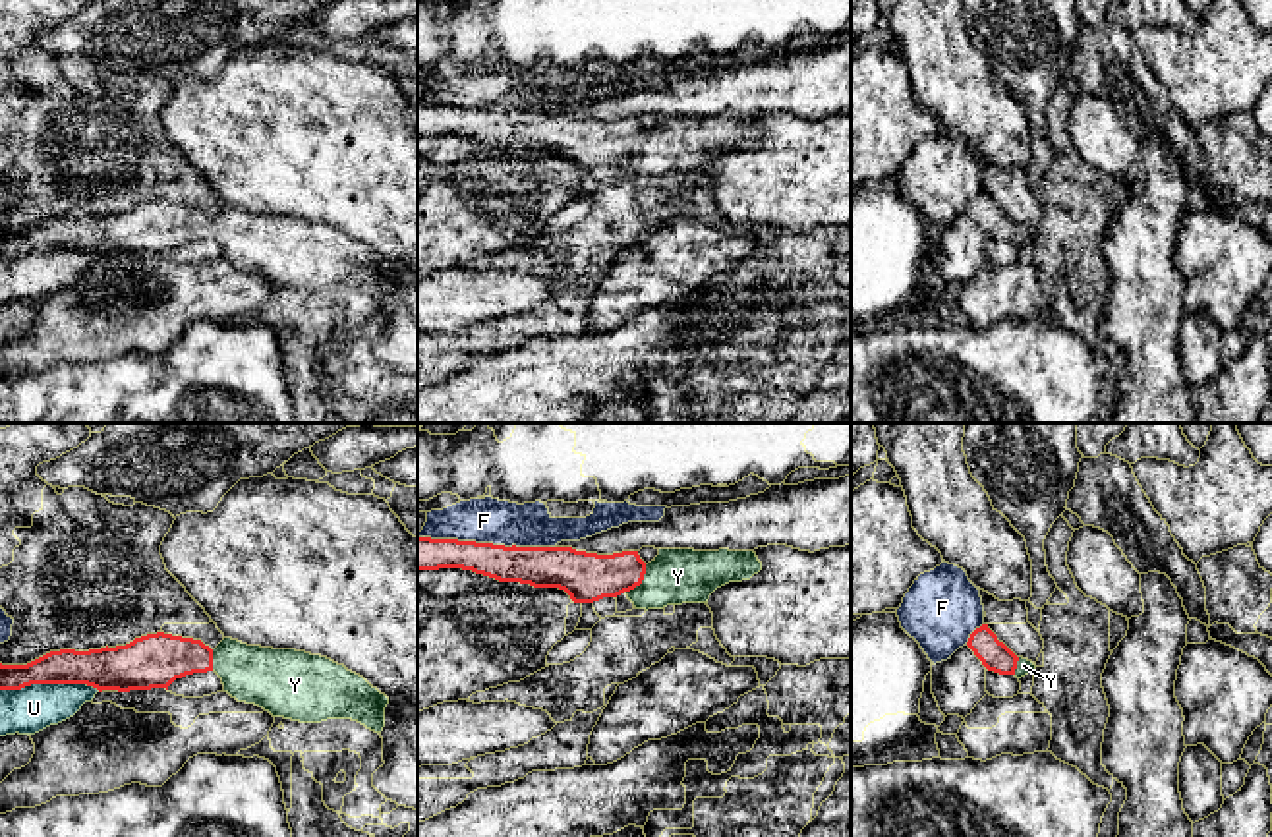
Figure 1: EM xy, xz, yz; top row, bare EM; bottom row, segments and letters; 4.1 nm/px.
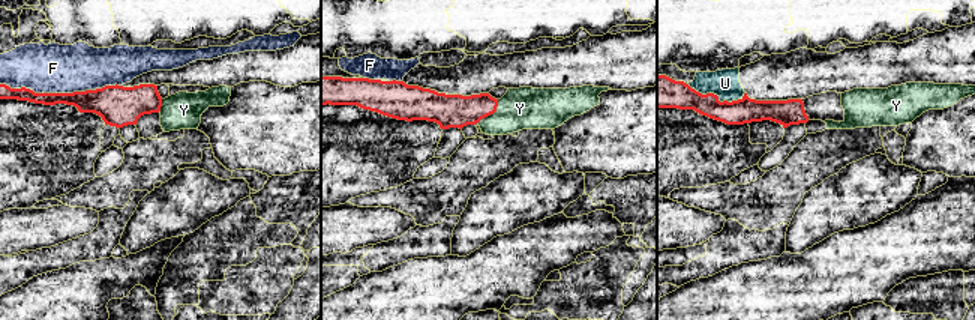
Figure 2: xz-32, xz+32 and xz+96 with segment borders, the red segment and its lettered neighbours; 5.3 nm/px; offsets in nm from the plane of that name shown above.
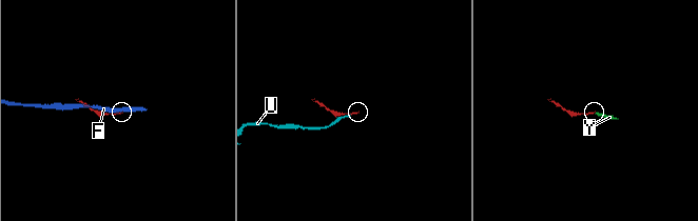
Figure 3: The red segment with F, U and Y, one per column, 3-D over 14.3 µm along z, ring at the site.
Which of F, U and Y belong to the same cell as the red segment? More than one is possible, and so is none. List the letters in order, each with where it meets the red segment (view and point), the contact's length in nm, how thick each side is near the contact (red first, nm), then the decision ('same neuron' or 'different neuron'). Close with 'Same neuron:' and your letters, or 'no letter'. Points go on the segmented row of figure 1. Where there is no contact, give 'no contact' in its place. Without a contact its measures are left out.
F: xz (486, 544) | 550 nm | 170/190 nm | different neuron
U: xy (51, 683) | 420 nm | 180/190 nm | different neuron
Y: xz (642, 578) | 150 nm | 200/220 nm | same neuron
Same neuron: Y

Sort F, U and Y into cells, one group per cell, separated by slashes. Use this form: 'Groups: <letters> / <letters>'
Groups: F / U / Y

